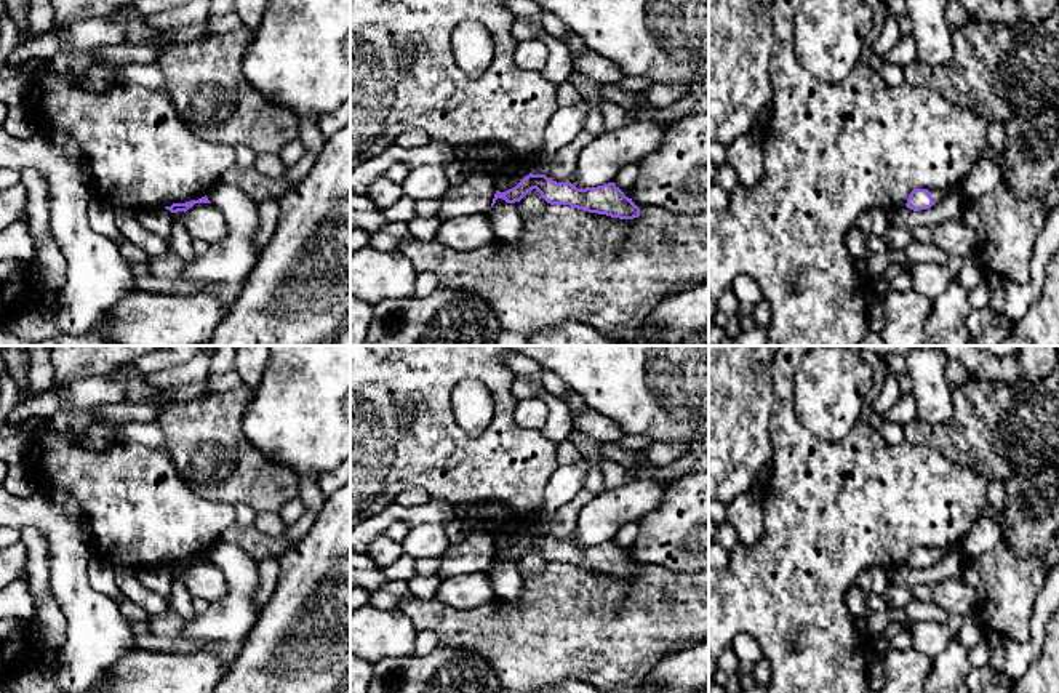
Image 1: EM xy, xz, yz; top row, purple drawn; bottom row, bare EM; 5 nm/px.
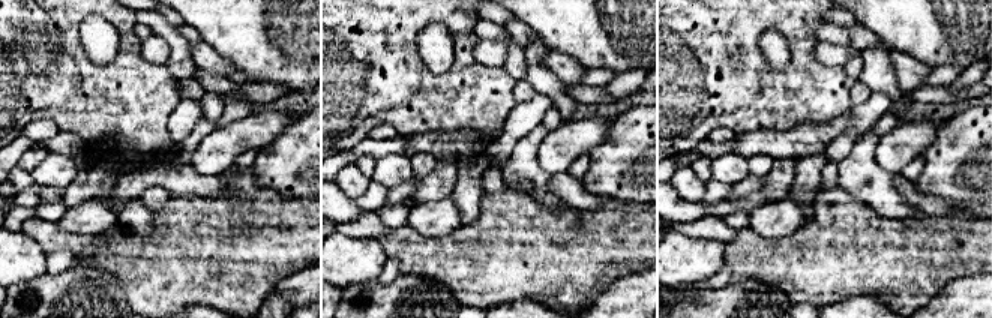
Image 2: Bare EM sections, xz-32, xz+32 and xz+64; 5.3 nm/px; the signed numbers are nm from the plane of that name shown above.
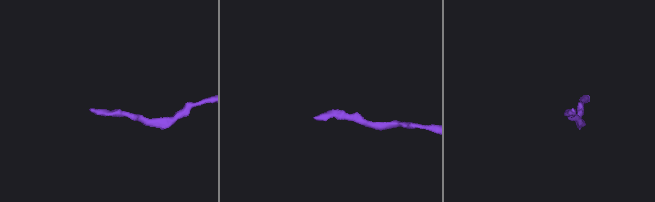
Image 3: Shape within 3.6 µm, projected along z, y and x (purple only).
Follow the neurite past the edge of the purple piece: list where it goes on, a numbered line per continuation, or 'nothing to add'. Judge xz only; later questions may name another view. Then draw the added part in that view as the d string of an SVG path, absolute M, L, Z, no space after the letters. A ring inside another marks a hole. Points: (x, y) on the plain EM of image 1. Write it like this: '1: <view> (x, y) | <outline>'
nothing to add

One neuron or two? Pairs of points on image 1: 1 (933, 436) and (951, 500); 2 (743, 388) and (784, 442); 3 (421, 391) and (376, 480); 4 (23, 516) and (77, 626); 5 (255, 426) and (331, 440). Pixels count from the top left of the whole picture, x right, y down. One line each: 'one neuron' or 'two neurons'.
1: two neurons
2: two neurons
3: one neuron
4: one neuron
5: one neuron

